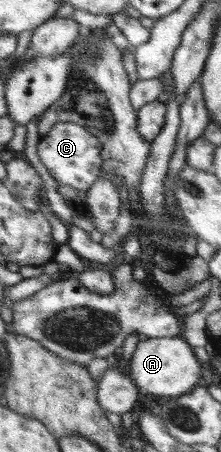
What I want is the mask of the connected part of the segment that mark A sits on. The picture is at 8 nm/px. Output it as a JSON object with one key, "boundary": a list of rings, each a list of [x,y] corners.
{"boundary":[[[180,336],[140,340],[130,363],[130,376],[141,391],[155,398],[171,398],[186,394],[201,378],[202,364],[193,347]]]}

